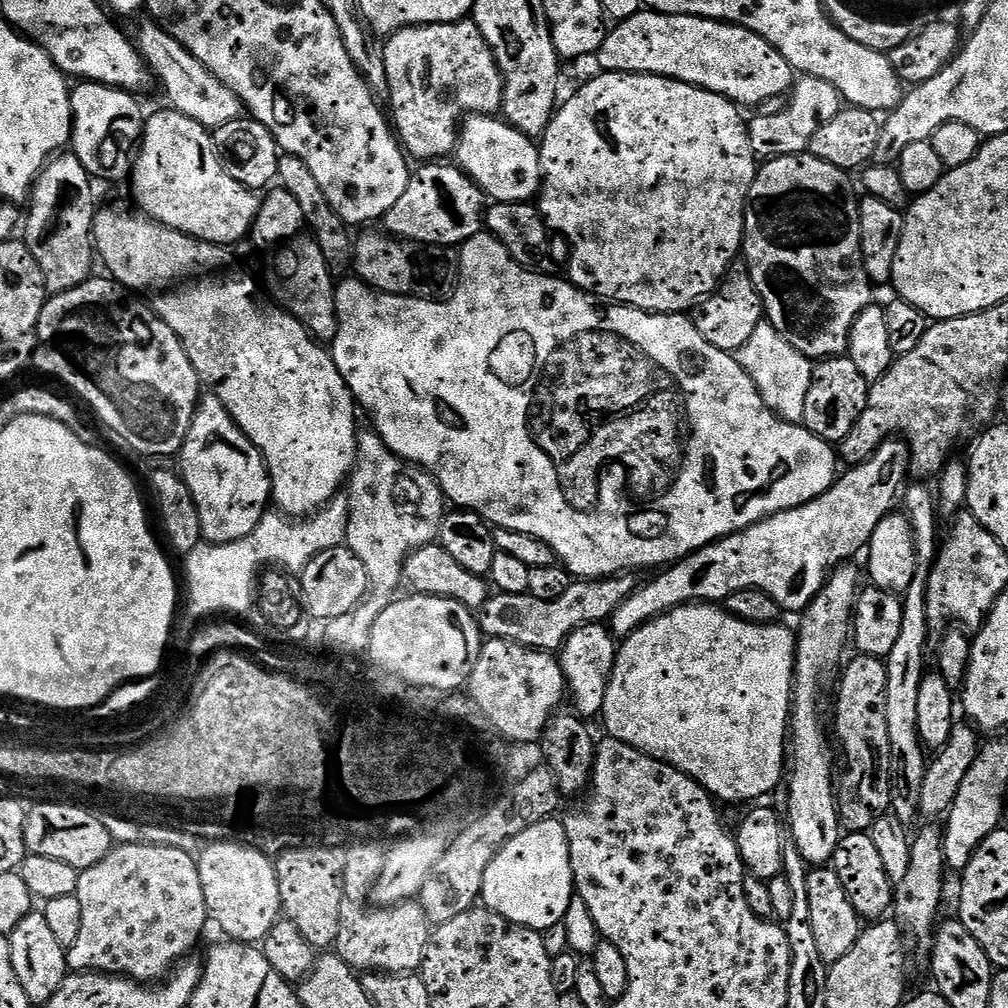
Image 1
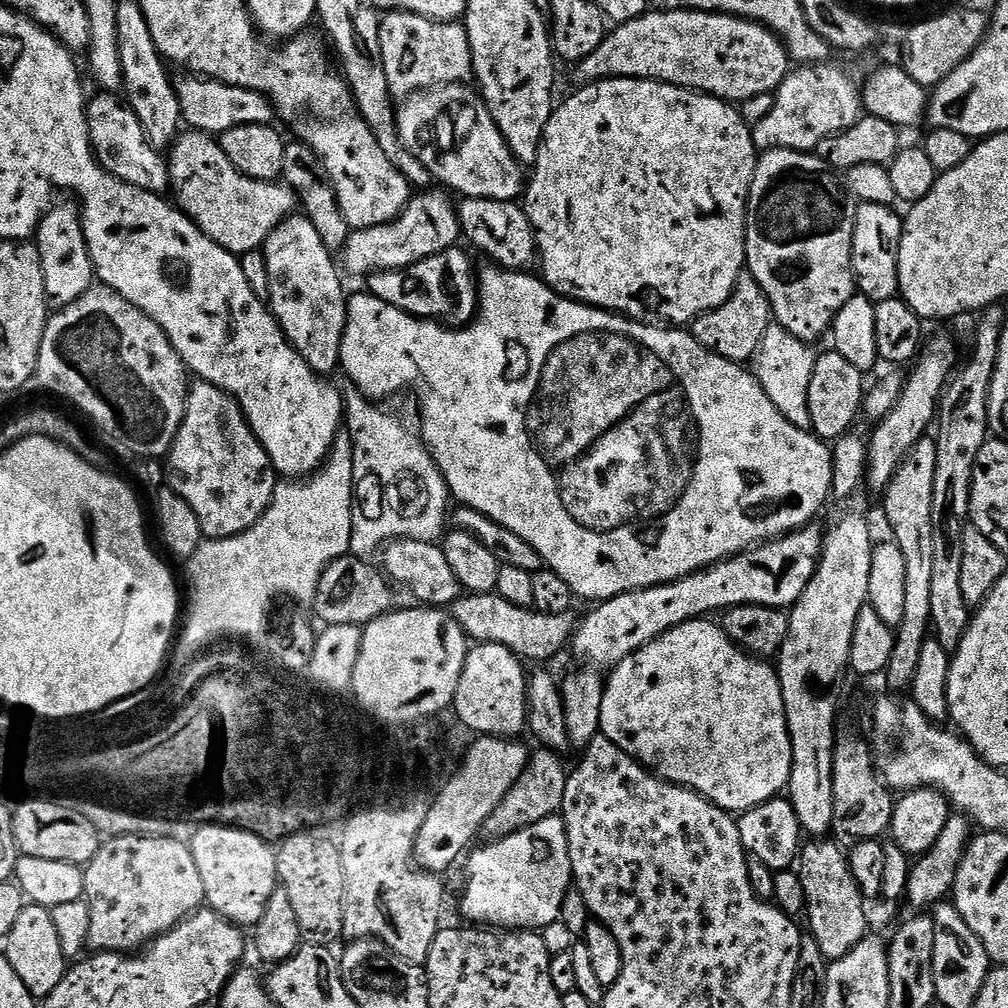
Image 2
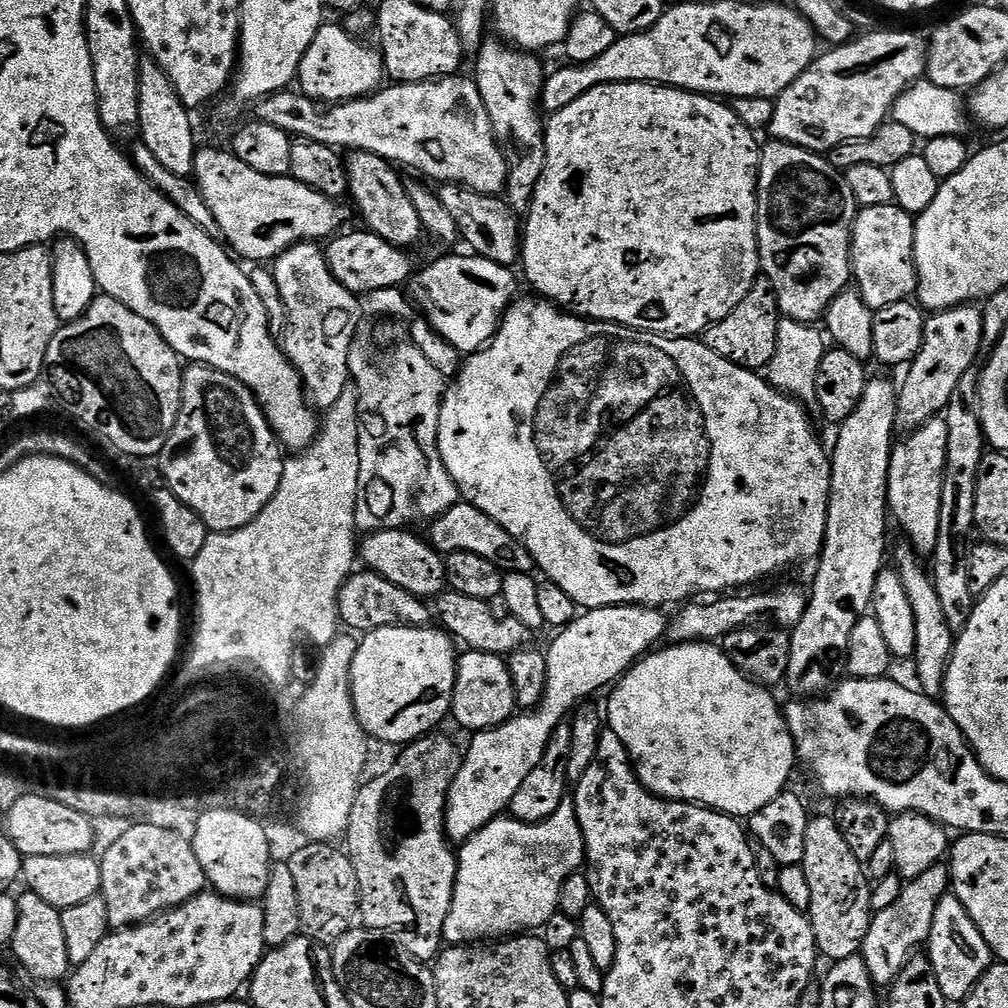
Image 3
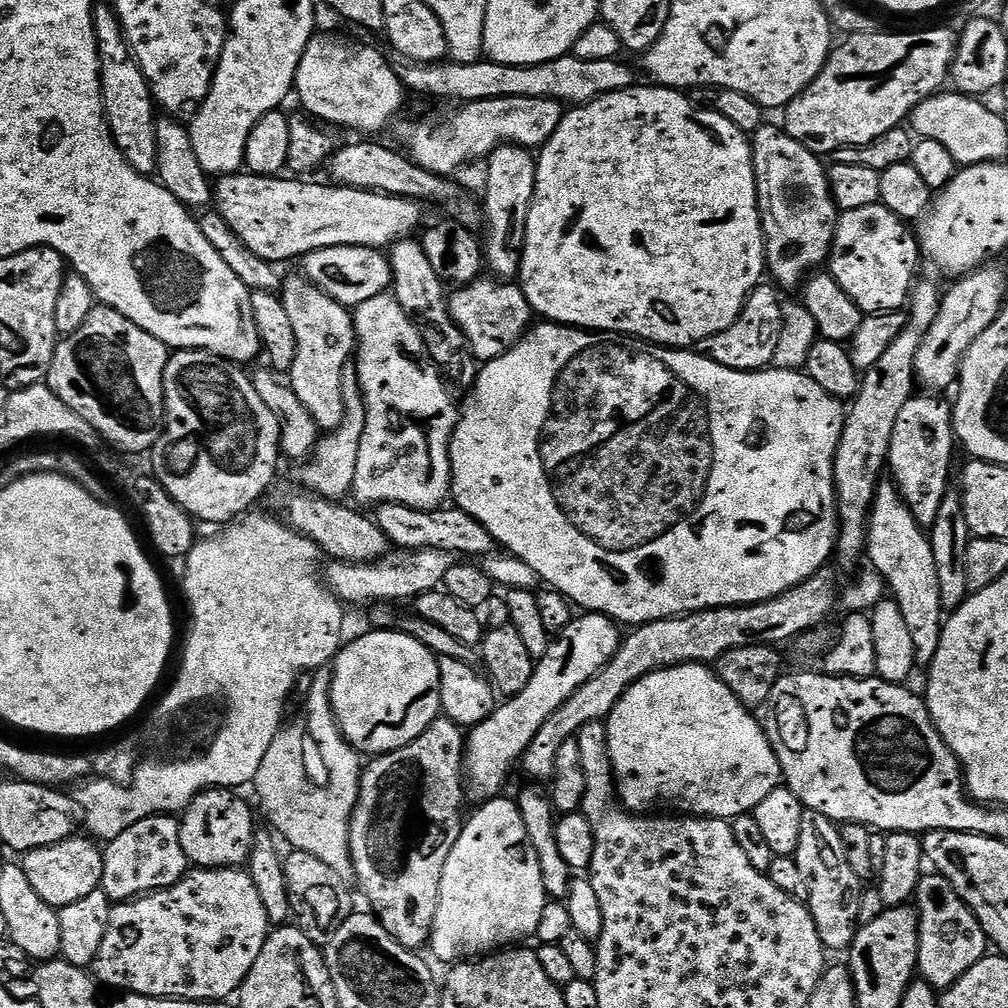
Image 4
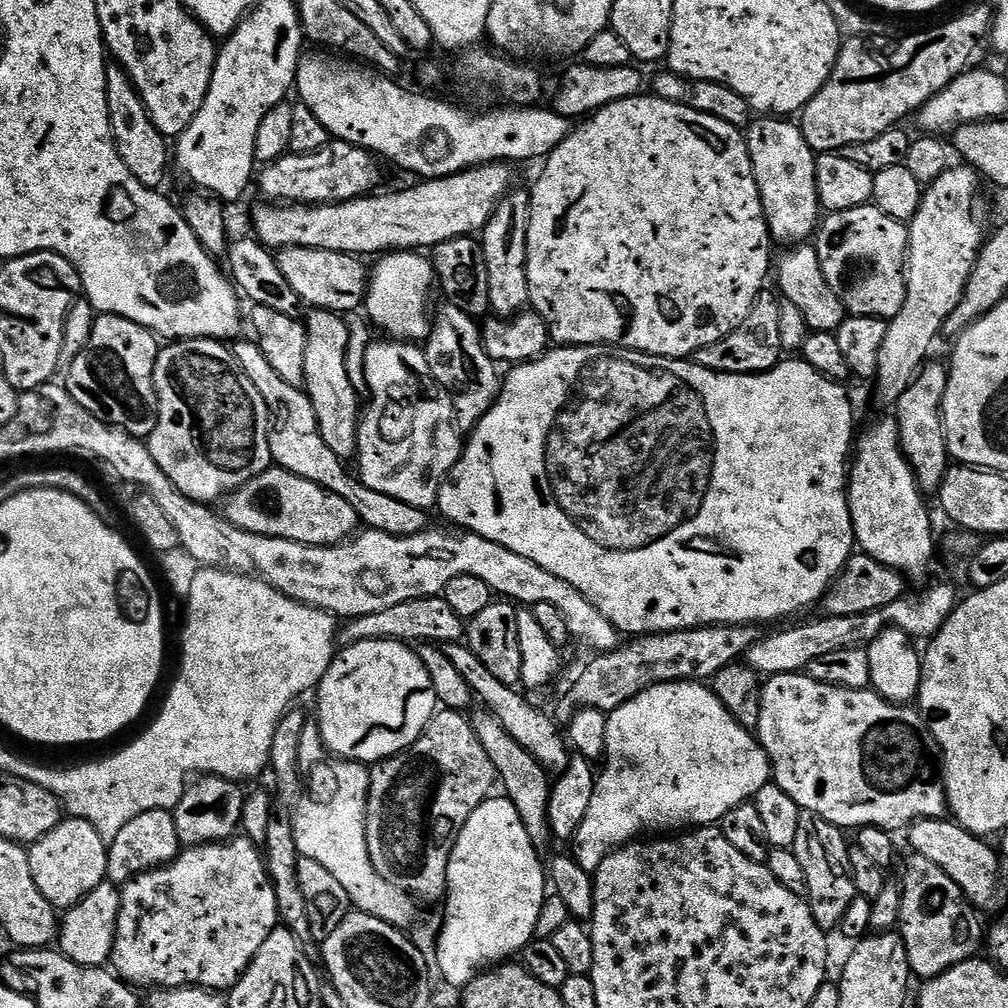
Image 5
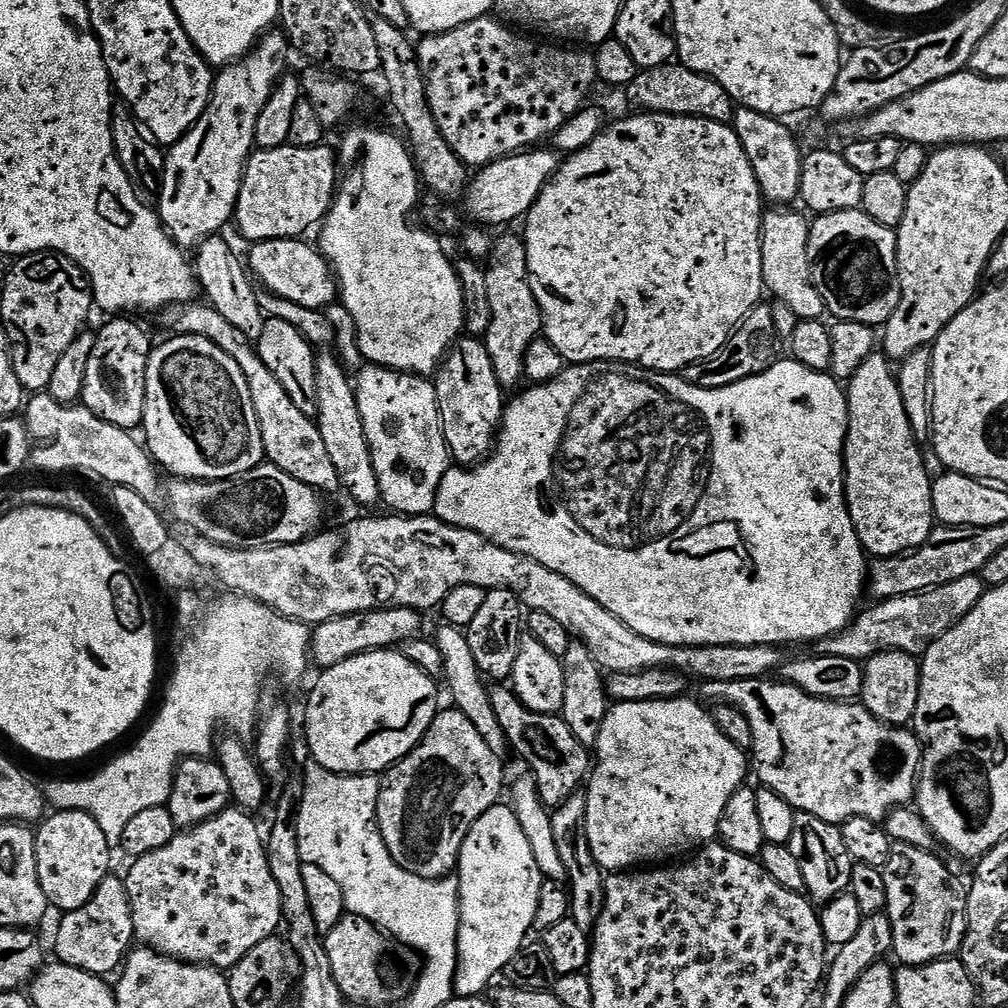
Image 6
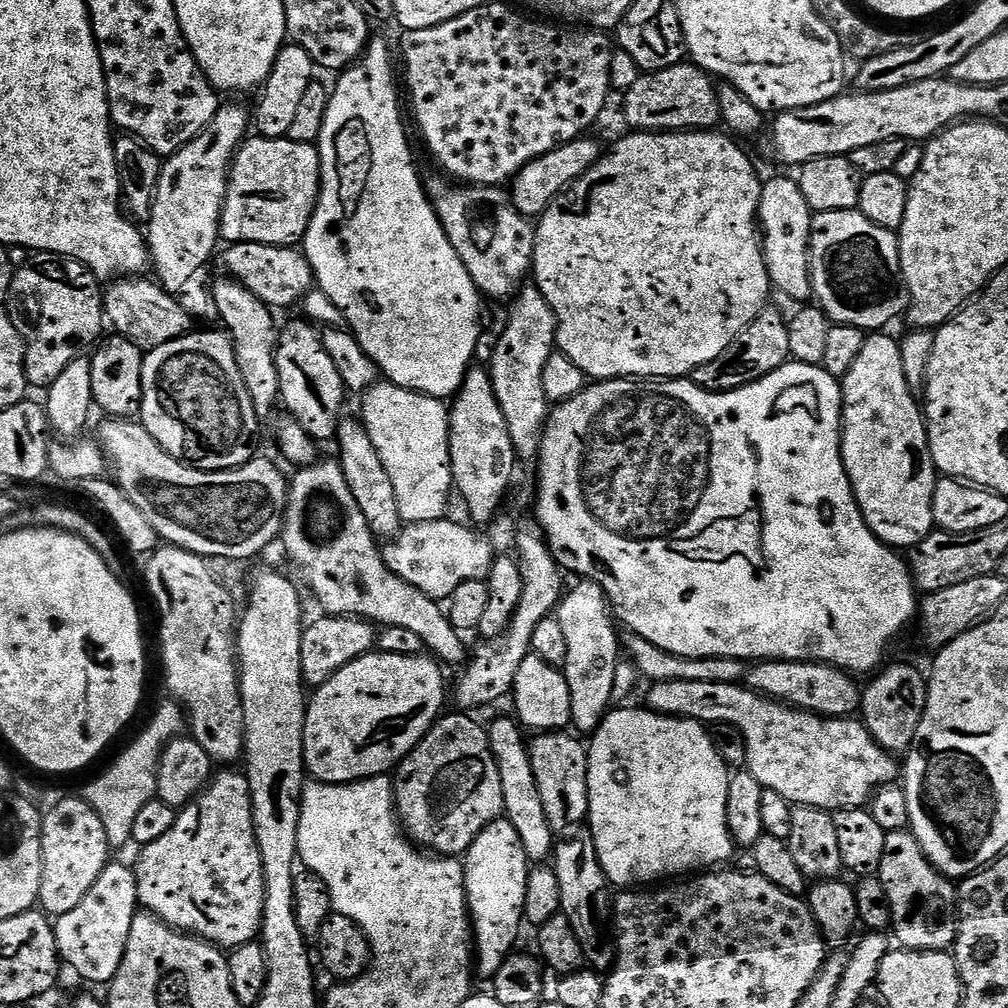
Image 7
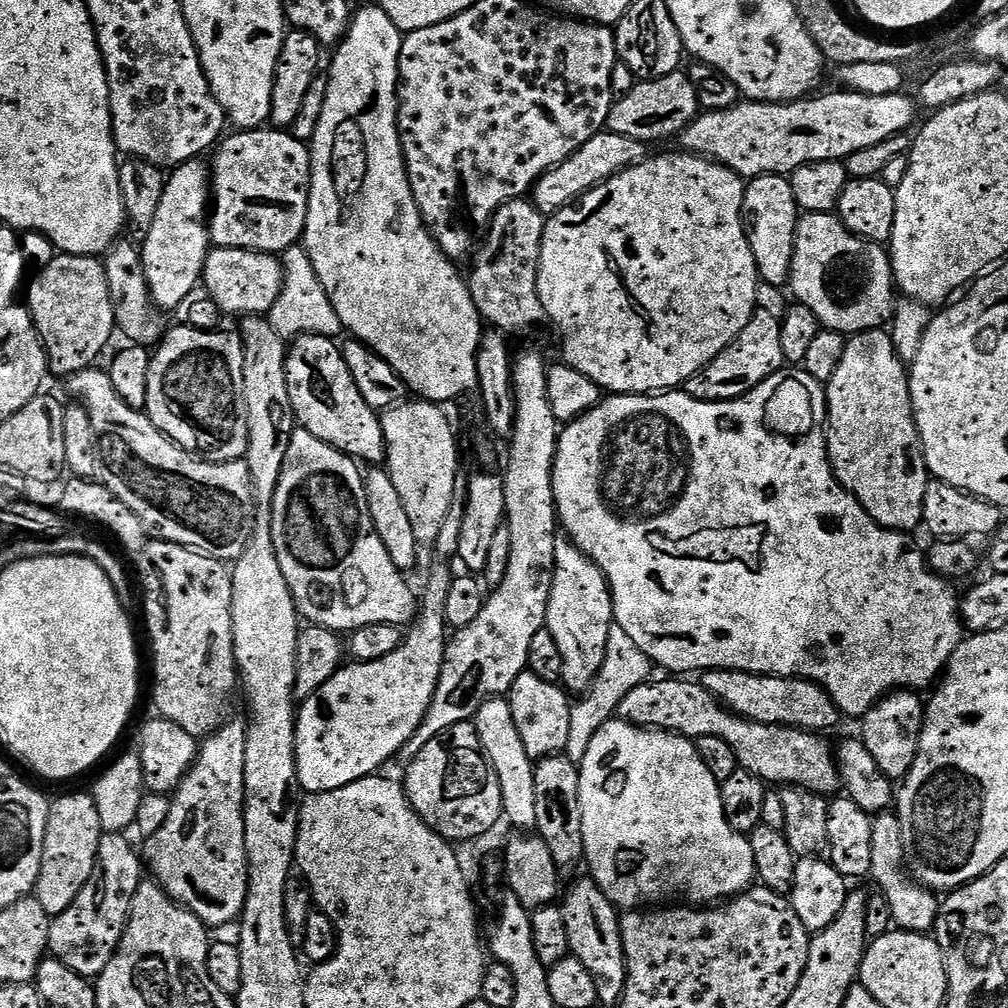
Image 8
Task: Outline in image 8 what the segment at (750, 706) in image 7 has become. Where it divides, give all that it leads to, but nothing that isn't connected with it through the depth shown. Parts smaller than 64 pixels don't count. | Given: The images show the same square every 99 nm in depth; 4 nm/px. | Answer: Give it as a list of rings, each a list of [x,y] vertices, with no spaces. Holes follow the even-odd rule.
[[[653,679],[642,686],[634,686],[634,690],[622,698],[619,719],[628,720],[639,728],[655,728],[689,738],[718,734],[718,738],[726,738],[726,742],[734,746],[740,767],[772,786],[805,788],[825,798],[841,787],[833,745],[828,745],[823,735],[805,732],[803,728],[784,728],[780,724],[759,724],[729,712],[704,689],[703,683],[692,681],[695,679],[664,679],[668,680]]]

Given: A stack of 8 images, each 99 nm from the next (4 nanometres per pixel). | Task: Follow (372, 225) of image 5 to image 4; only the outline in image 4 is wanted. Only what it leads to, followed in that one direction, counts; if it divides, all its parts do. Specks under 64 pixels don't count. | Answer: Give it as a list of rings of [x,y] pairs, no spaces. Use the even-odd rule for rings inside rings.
[[[233,174],[219,177],[214,188],[214,200],[224,221],[238,234],[241,242],[258,258],[281,262],[303,258],[308,252],[322,250],[330,246],[366,246],[367,248],[387,249],[389,246],[413,235],[412,232],[420,224],[424,212],[421,205],[414,200],[401,196],[385,197],[383,192],[371,193],[372,205],[363,204],[360,199],[366,196],[362,188],[345,188],[328,184],[307,184],[304,178],[288,178],[280,176],[254,176],[251,174]]]

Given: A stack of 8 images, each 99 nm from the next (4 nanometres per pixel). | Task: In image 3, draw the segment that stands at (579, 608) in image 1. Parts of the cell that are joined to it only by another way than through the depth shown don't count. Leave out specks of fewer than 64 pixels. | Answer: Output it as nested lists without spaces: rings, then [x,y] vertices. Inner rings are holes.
[[[445,590],[435,597],[434,616],[439,627],[459,641],[461,645],[464,643],[465,649],[474,652],[485,652],[507,658],[513,652],[517,652],[520,648],[529,647],[533,643],[533,629],[522,626],[522,622],[518,622],[518,618],[513,616],[507,614],[499,616],[492,607],[493,605],[489,601]]]

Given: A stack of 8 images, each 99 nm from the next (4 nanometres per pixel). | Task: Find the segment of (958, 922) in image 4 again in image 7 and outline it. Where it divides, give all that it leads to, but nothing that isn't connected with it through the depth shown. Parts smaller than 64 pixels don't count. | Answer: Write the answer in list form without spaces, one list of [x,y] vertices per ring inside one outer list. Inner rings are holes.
[[[911,831],[885,835],[878,875],[888,906],[890,932],[901,949],[909,952],[943,952],[953,947],[956,938],[957,889],[947,876],[941,876],[924,856]]]

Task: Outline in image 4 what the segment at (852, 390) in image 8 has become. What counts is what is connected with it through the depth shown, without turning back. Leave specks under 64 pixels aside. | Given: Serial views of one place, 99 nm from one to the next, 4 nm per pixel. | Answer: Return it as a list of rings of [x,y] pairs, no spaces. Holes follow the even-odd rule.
[[[881,483],[876,493],[876,501],[872,504],[872,511],[868,517],[866,556],[872,559],[871,567],[883,578],[891,599],[895,600],[896,605],[902,610],[902,618],[906,618],[906,626],[910,626],[917,665],[931,665],[934,654],[938,654],[938,642],[942,642],[942,630],[946,619],[938,586],[938,566],[934,566],[934,550],[929,533],[916,521],[895,483]]]

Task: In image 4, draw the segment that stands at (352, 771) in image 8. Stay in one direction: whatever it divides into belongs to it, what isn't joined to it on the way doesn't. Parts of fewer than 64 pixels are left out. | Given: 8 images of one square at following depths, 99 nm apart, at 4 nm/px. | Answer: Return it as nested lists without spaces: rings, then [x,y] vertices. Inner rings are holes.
[[[368,630],[365,636],[360,636],[357,640],[351,640],[352,639],[349,639],[347,643],[341,647],[340,651],[337,652],[336,659],[330,668],[330,671],[332,671],[332,676],[330,675],[330,712],[334,717],[335,723],[338,725],[339,732],[341,732],[345,740],[347,740],[357,752],[368,758],[385,756],[387,752],[393,752],[394,750],[404,748],[406,745],[415,742],[441,715],[440,662],[437,656],[434,655],[425,644],[418,642],[418,638],[406,634],[403,630]]]

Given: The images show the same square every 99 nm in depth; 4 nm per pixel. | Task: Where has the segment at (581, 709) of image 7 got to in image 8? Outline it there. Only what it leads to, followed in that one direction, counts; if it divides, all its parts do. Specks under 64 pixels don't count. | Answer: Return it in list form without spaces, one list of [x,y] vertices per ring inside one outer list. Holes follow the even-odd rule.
[[[564,538],[556,541],[556,569],[552,575],[544,622],[550,634],[554,634],[554,642],[558,642],[558,650],[562,653],[563,683],[567,691],[572,694],[587,693],[602,670],[610,630],[614,627],[612,590],[600,567]]]

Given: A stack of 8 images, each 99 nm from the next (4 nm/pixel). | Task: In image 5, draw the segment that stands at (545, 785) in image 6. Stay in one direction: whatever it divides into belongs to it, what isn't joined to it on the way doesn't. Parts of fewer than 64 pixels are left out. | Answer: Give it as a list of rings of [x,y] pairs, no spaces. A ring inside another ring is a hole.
[[[457,642],[451,645],[447,653],[450,662],[454,662],[454,670],[458,670],[458,674],[462,674],[462,678],[466,678],[466,682],[471,686],[475,699],[484,703],[481,705],[496,716],[498,722],[502,722],[504,729],[519,745],[530,750],[540,764],[551,773],[559,774],[568,768],[572,757],[571,751],[561,729],[559,732],[550,717],[524,700],[513,685],[498,682],[498,678],[494,678],[494,674],[490,674],[490,670],[486,670],[486,666],[478,662],[478,654],[471,652],[463,643]]]

